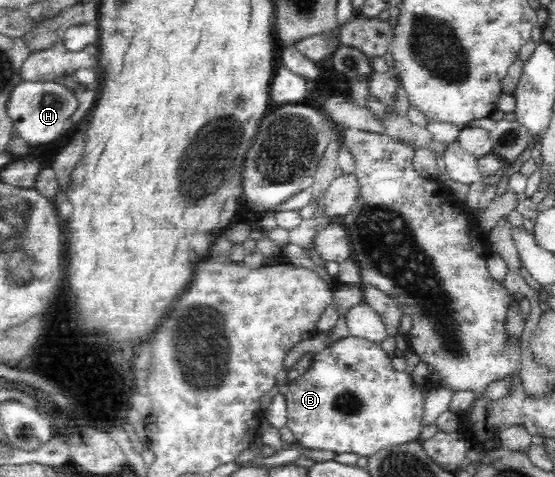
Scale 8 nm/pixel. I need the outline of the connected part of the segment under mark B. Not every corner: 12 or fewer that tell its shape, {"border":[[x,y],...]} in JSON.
{"border":[[351,335],[290,382],[286,426],[368,457],[417,441],[426,392]]}

